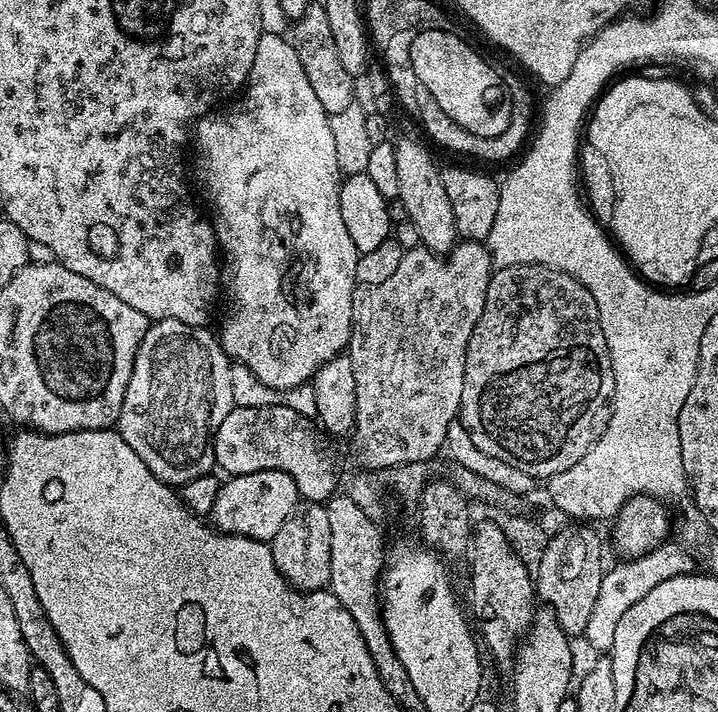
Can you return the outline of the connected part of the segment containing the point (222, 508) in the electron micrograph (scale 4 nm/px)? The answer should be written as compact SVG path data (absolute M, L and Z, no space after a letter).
M282 470L241 472L221 483L218 498L214 498L210 520L221 533L270 542L274 534L282 530L282 522L290 518L300 499L296 480Z

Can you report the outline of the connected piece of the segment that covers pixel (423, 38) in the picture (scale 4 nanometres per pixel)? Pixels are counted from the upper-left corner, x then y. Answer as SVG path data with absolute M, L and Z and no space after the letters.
M426 30L410 46L410 62L418 82L426 86L428 95L438 102L442 110L462 130L478 134L482 138L494 138L506 130L512 121L513 97L508 97L504 80L463 40L455 31Z

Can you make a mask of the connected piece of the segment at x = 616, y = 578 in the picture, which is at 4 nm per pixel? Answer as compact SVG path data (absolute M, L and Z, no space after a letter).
M665 542L644 556L630 558L620 563L624 564L618 565L617 568L609 567L605 571L602 586L598 590L598 602L594 604L590 622L582 634L583 639L588 639L589 646L597 648L600 654L611 653L614 630L618 626L622 614L626 614L626 610L630 610L630 606L634 606L634 602L642 602L642 598L646 598L646 594L650 594L650 590L654 590L654 586L662 586L662 582L675 576L689 575L693 571L694 558L679 543Z

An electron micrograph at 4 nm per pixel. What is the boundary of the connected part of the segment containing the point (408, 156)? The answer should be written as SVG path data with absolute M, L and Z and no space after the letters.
M397 139L395 146L394 158L397 159L398 190L400 191L398 198L402 202L402 206L406 206L408 220L414 222L414 227L418 229L418 238L423 247L437 254L446 254L457 243L458 237L456 235L456 223L454 222L454 210L450 207L450 198L446 194L446 186L442 186L441 165L436 165L435 158L416 140Z

